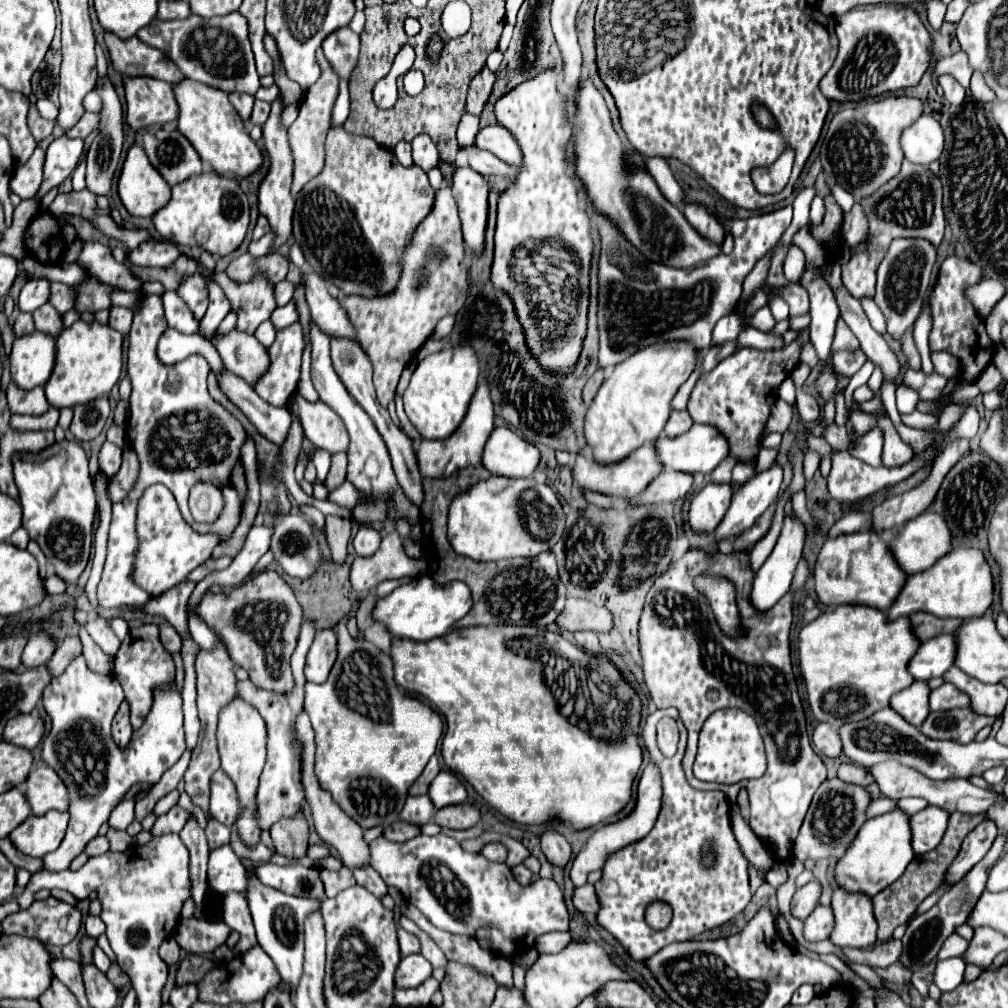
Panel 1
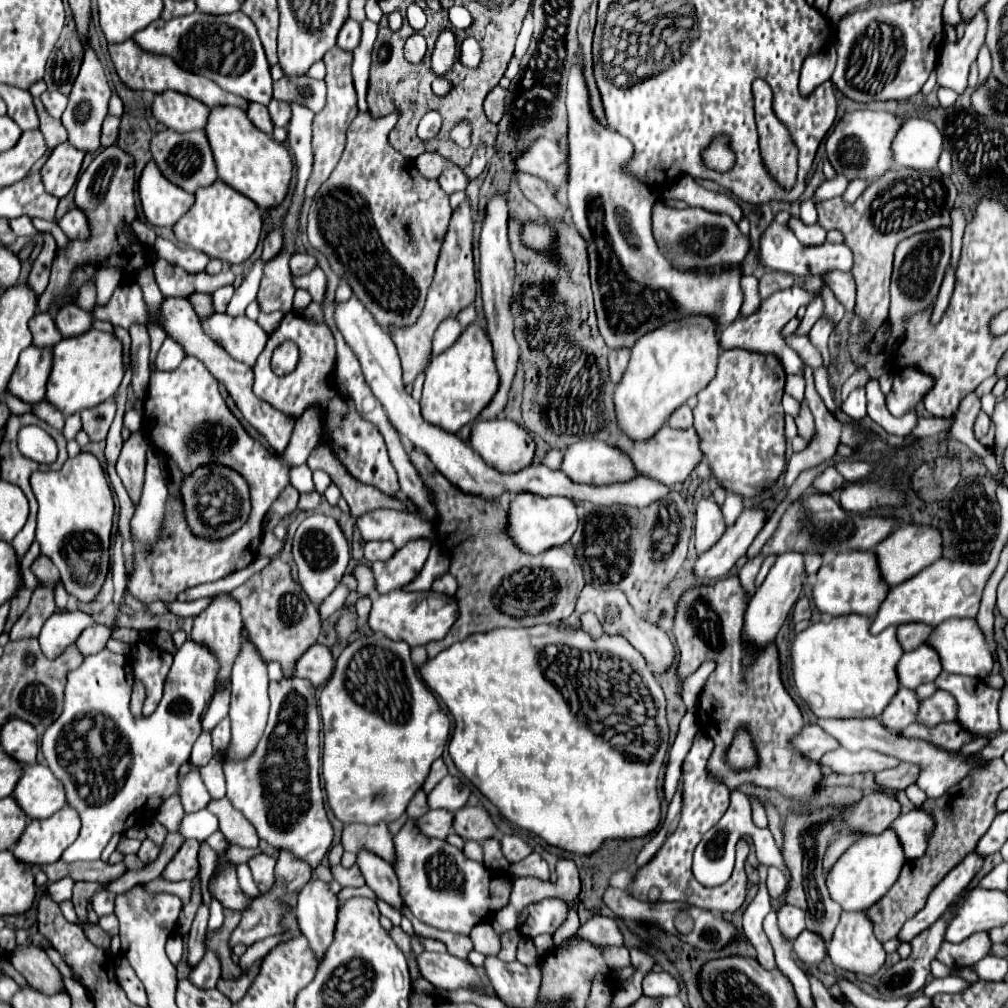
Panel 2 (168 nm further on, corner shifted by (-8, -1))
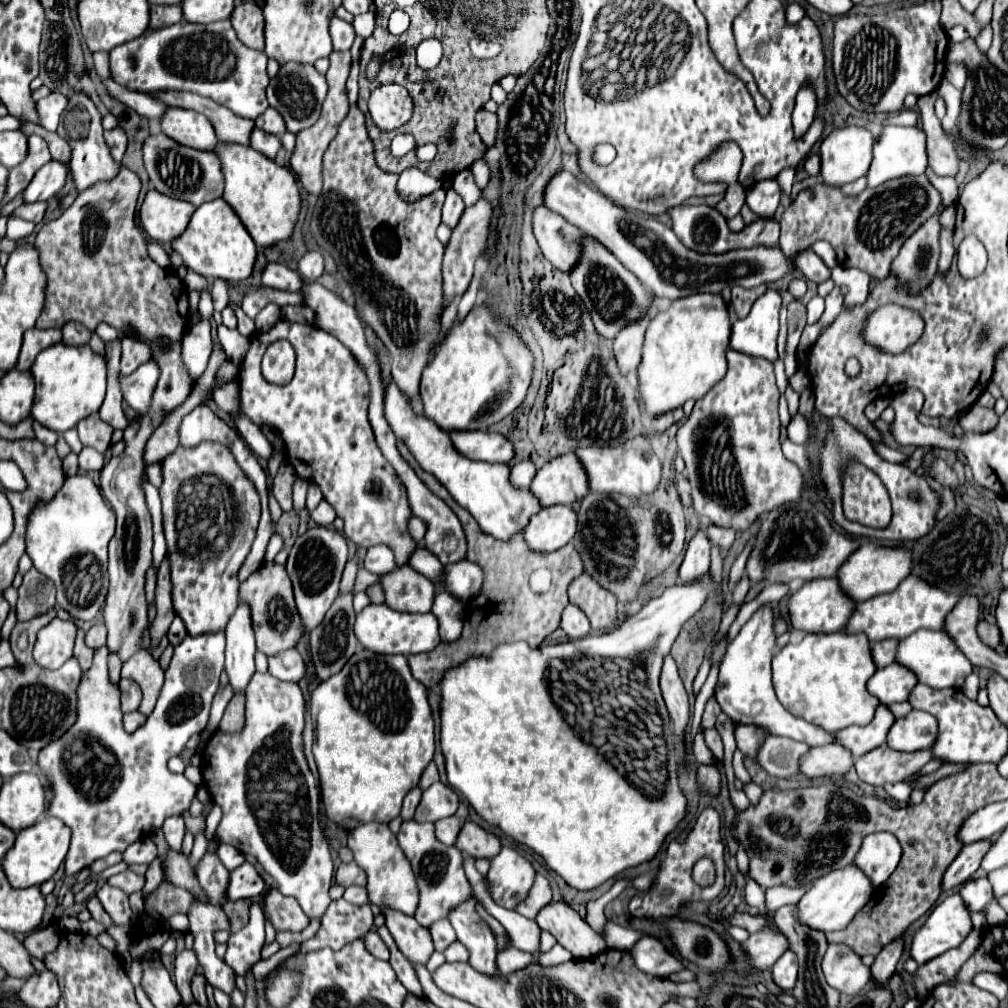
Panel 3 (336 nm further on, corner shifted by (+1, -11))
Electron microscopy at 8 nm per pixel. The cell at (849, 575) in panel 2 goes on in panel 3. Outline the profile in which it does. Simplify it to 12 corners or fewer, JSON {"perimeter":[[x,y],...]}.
{"perimeter":[[814,579],[788,601],[808,633],[844,631],[856,601],[840,581]]}

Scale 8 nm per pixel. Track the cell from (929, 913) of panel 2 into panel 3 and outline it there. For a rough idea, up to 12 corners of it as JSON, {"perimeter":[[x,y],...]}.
{"perimeter":[[904,937],[890,941],[872,965],[876,983],[888,983],[904,951]]}

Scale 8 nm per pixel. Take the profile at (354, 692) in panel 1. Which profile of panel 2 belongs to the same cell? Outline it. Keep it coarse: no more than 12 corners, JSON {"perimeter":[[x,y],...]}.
{"perimeter":[[349,643],[319,693],[339,821],[399,819],[449,717],[407,643]]}

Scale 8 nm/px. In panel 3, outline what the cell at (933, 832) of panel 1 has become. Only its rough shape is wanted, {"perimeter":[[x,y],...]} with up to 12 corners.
{"perimeter":[[880,831],[864,839],[854,865],[880,887],[902,859],[900,841]]}

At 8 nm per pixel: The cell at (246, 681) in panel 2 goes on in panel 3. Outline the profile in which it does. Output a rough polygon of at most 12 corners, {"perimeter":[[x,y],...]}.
{"perimeter":[[240,605],[226,625],[226,673],[246,693],[256,673],[250,613]]}

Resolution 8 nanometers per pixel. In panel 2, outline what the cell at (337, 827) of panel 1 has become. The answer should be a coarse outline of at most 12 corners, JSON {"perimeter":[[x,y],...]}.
{"perimeter":[[369,851],[357,855],[367,885],[381,901],[403,909],[399,879],[387,861]]}

